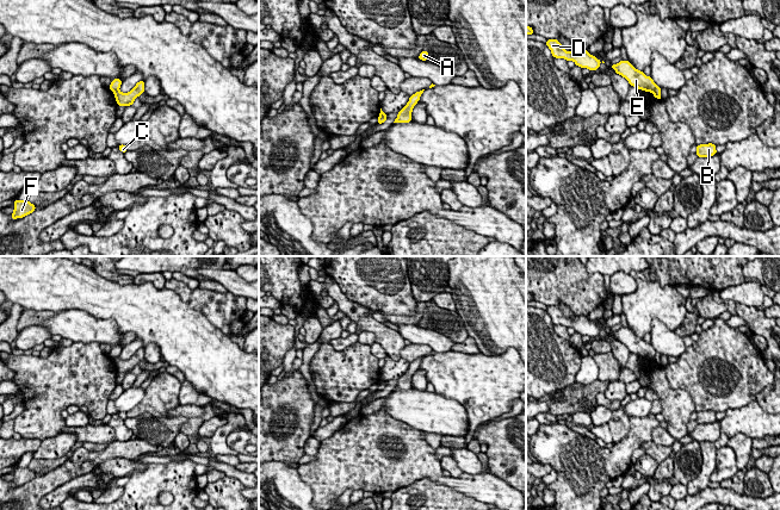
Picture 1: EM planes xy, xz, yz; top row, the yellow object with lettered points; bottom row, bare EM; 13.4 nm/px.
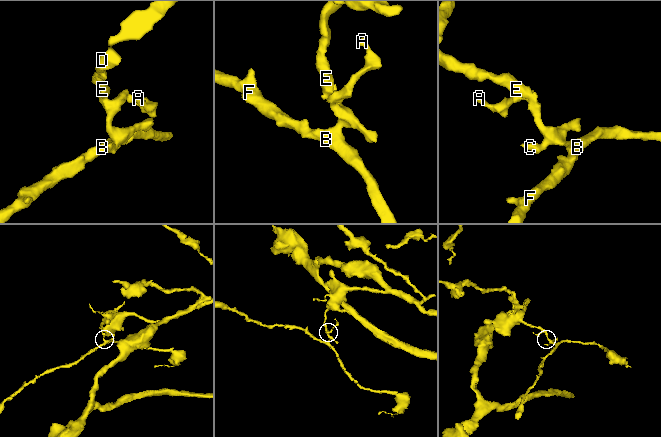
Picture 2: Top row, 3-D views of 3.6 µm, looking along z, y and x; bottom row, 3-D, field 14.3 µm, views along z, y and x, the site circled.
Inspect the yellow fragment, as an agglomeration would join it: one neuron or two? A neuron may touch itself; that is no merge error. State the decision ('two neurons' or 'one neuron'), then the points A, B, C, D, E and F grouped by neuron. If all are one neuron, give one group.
two neurons; groups A B C F / D E

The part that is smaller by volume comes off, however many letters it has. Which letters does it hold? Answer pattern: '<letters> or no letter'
A, B, C, F

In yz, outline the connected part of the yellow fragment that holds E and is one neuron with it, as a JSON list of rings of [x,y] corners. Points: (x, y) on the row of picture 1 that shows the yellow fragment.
[[[623,60],[617,64],[611,64],[611,67],[617,74],[625,77],[630,86],[650,93],[655,91],[656,83],[654,82],[652,77],[646,76],[643,71],[636,69],[630,61]]]

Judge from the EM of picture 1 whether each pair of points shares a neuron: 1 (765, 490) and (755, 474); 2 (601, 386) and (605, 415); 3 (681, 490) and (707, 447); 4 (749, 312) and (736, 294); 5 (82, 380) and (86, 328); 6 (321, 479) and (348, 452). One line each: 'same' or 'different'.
1: same
2: different
3: different
4: different
5: different
6: same

